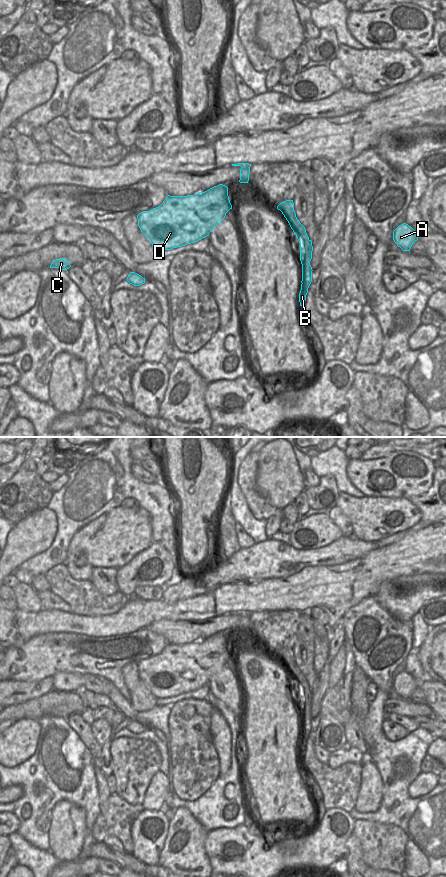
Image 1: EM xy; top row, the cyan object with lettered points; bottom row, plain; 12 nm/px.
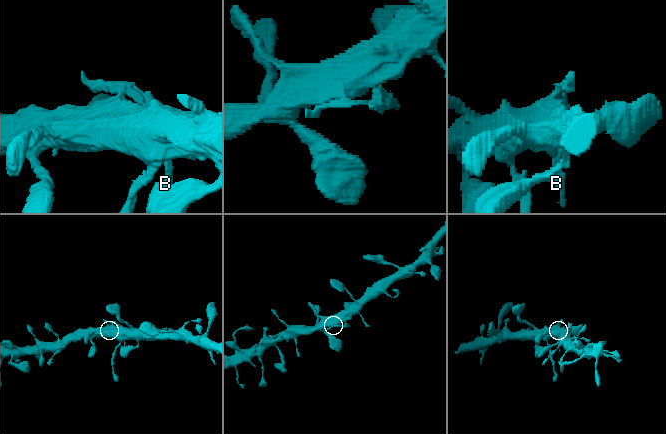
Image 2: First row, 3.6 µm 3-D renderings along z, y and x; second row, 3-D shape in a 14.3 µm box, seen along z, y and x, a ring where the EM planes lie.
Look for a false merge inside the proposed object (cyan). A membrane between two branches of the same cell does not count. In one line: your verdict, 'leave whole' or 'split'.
split

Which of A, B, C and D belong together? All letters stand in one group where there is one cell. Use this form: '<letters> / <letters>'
A C D / B

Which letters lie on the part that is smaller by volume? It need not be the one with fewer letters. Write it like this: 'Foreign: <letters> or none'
Foreign: B.

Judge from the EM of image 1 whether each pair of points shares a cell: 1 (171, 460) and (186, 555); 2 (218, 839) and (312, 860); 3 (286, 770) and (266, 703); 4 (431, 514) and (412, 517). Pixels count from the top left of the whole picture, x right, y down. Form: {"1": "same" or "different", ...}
{"1": "same", "2": "same", "3": "same", "4": "different"}

